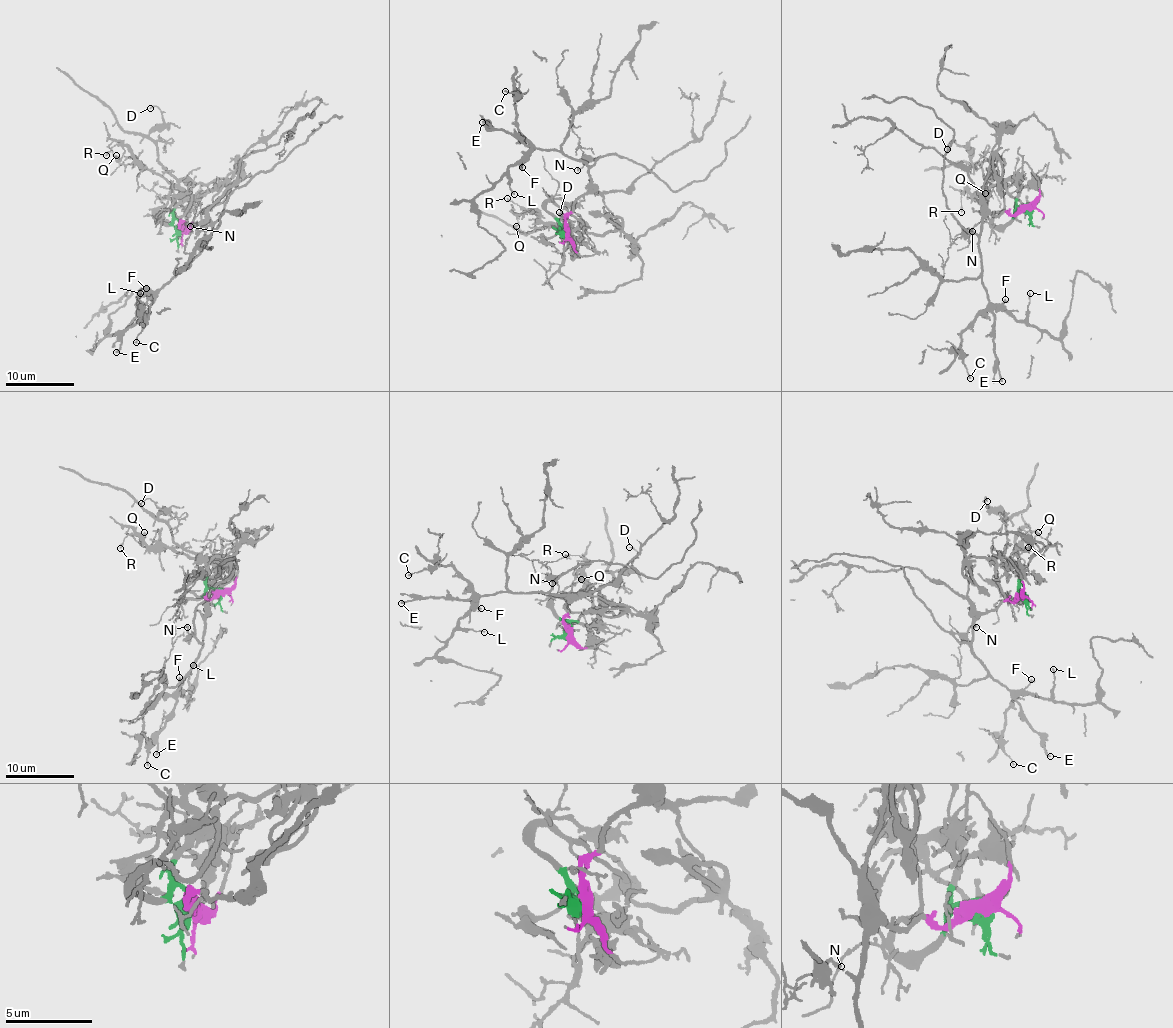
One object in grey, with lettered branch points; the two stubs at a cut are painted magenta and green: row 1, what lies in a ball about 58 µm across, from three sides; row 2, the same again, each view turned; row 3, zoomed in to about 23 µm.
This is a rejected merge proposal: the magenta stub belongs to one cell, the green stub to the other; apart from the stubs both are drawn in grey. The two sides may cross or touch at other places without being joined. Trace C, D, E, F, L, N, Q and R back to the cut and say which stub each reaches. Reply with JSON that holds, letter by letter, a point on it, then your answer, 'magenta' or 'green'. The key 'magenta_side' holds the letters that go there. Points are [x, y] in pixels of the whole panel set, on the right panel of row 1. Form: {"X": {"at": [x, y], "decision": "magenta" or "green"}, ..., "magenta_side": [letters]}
{"C": {"at": [970, 378], "decision": "magenta"}, "D": {"at": [947, 149], "decision": "green"}, "E": {"at": [1002, 381], "decision": "magenta"}, "F": {"at": [1005, 299], "decision": "magenta"}, "L": {"at": [1030, 293], "decision": "magenta"}, "N": {"at": [972, 231], "decision": "magenta"}, "Q": {"at": [985, 193], "decision": "green"}, "R": {"at": [961, 212], "decision": "green"}, "magenta_side": ["C", "E", "F", "L", "N"]}

